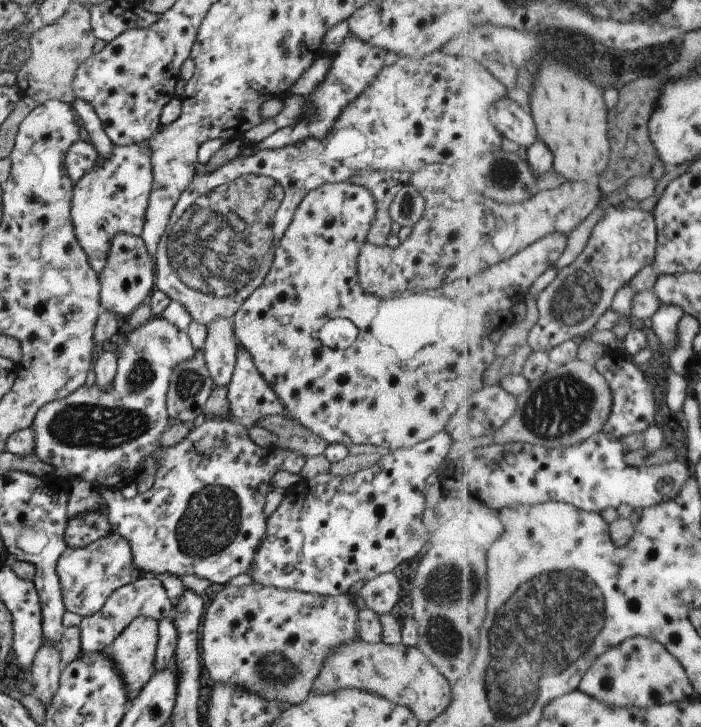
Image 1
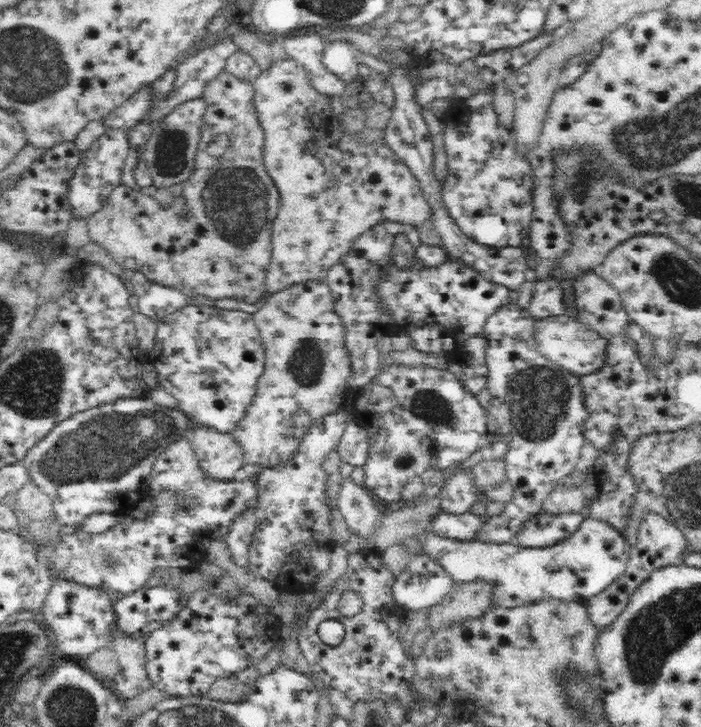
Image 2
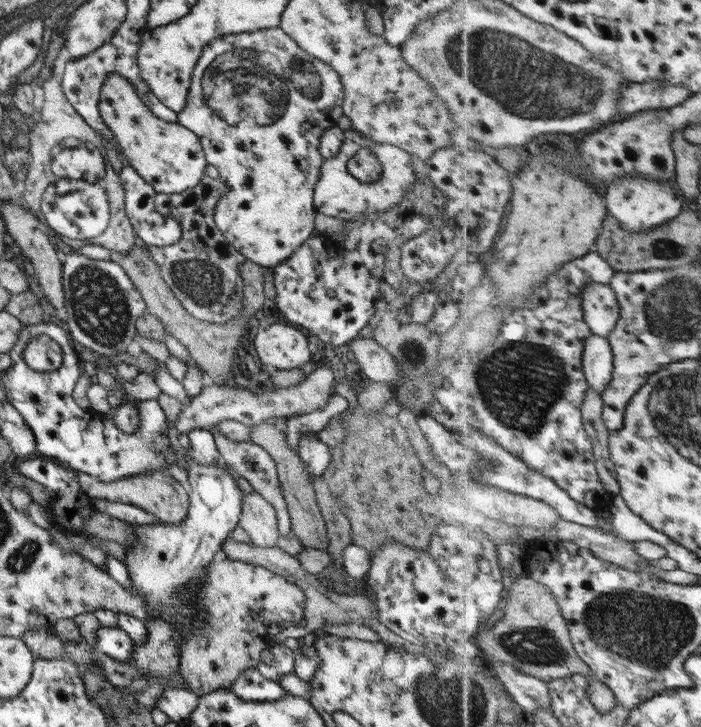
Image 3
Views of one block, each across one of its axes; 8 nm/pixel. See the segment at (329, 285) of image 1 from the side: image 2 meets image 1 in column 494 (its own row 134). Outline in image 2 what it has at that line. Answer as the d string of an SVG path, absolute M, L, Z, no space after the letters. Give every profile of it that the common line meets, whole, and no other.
M284 53L281 59L273 58L270 68L268 70L261 70L260 74L252 81L254 85L254 104L256 111L258 111L260 124L265 132L264 166L268 169L268 174L274 179L280 195L280 206L271 227L272 252L265 264L265 288L267 292L274 294L293 285L308 283L312 280L325 280L328 272L336 264L339 264L339 260L351 251L352 242L361 235L364 235L365 232L368 232L370 228L375 227L376 224L397 222L398 224L416 227L418 224L431 218L431 210L427 200L423 197L421 184L414 176L412 170L410 170L410 167L396 155L385 140L364 142L362 141L362 134L360 132L348 132L346 123L342 123L343 114L332 114L330 100L336 96L332 95L332 93L321 93L318 89L314 88L310 77L308 77L308 69L304 67L304 64Z

